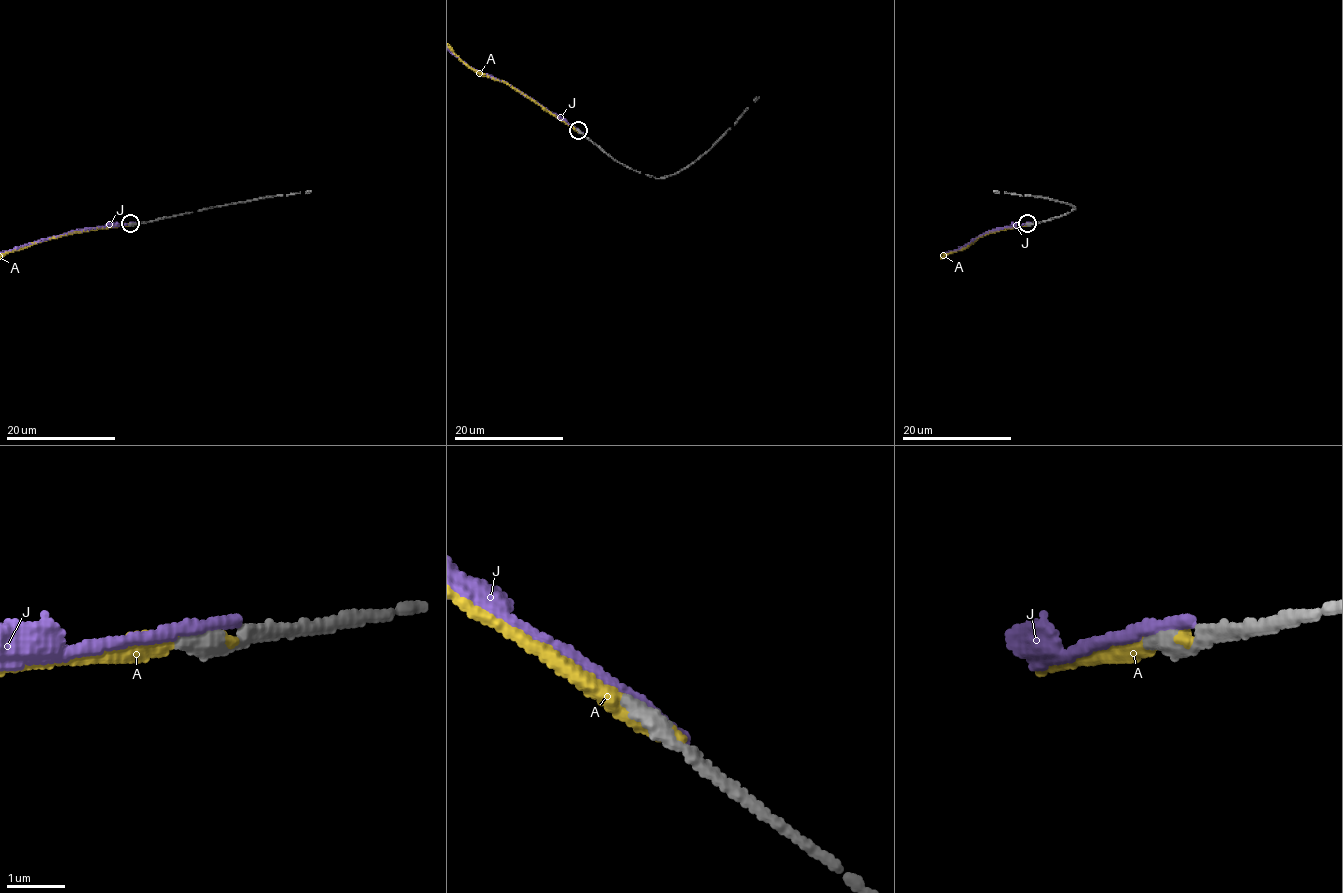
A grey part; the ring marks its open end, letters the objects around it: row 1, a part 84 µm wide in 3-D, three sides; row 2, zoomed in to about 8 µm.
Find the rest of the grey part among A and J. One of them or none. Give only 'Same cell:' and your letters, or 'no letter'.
Same cell: A

